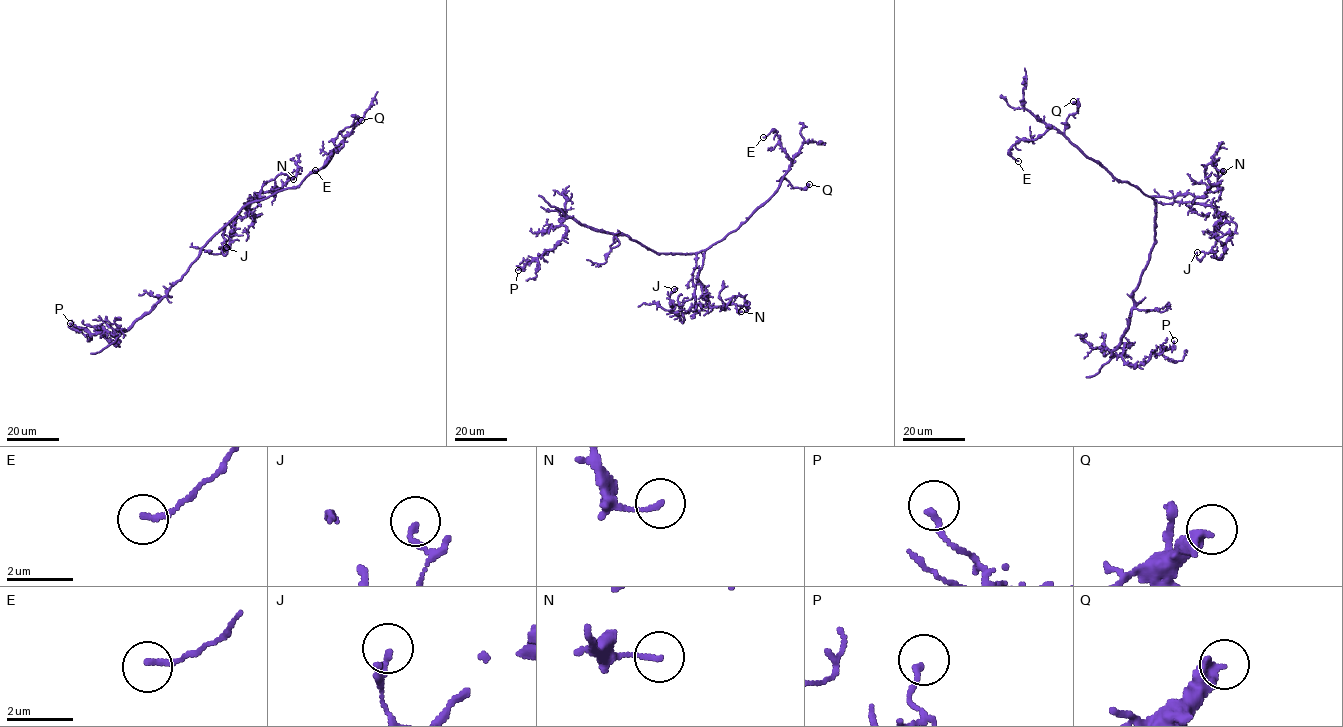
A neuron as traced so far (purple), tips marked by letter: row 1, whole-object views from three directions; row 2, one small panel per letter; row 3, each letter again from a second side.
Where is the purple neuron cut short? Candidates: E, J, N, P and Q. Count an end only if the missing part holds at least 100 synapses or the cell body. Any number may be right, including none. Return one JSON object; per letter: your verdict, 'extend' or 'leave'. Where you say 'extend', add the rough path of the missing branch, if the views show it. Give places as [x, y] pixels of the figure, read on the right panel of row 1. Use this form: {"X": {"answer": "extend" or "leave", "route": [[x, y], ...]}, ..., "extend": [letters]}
{"E": {"answer": "leave"}, "J": {"answer": "leave"}, "N": {"answer": "leave"}, "P": {"answer": "leave"}, "Q": {"answer": "leave"}, "extend": []}

